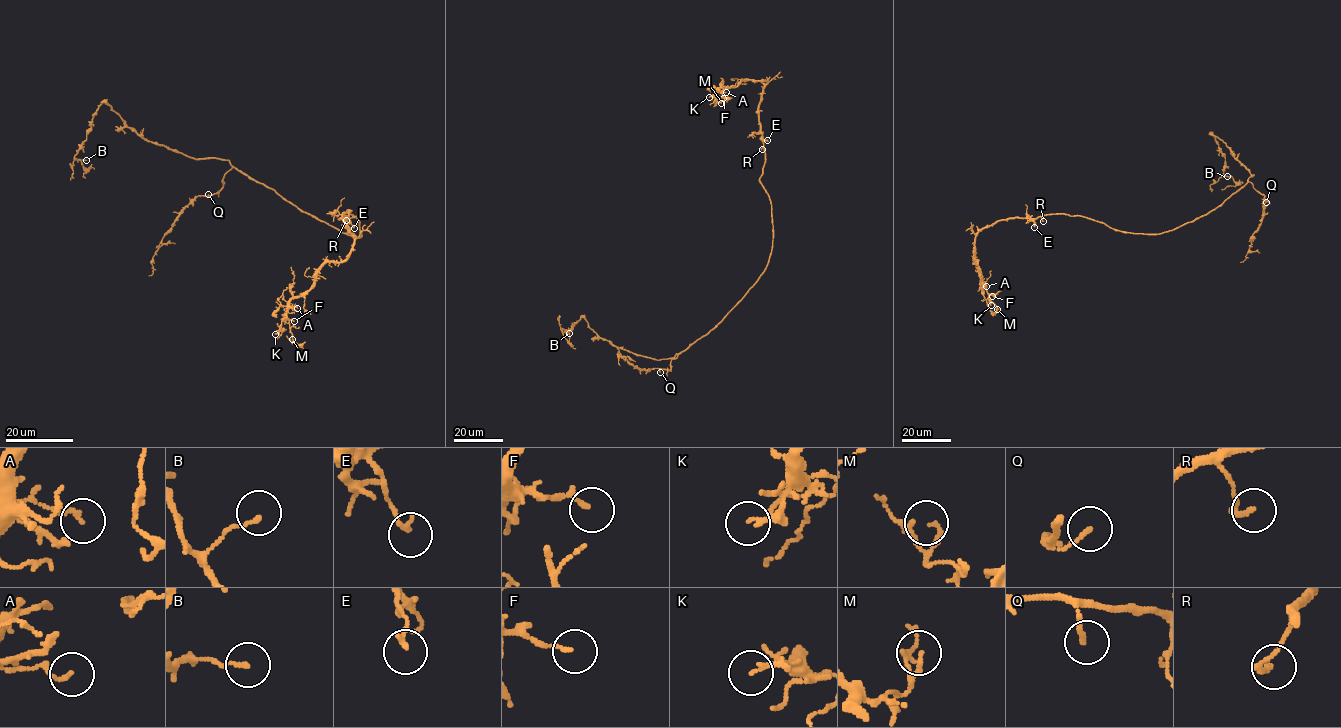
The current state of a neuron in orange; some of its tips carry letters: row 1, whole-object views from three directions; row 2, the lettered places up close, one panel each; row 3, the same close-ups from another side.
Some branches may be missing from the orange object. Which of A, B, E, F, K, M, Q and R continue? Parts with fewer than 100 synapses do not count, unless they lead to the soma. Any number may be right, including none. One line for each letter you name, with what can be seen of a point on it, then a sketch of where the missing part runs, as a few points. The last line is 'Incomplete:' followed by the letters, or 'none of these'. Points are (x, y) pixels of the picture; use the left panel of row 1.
Incomplete: none of these

